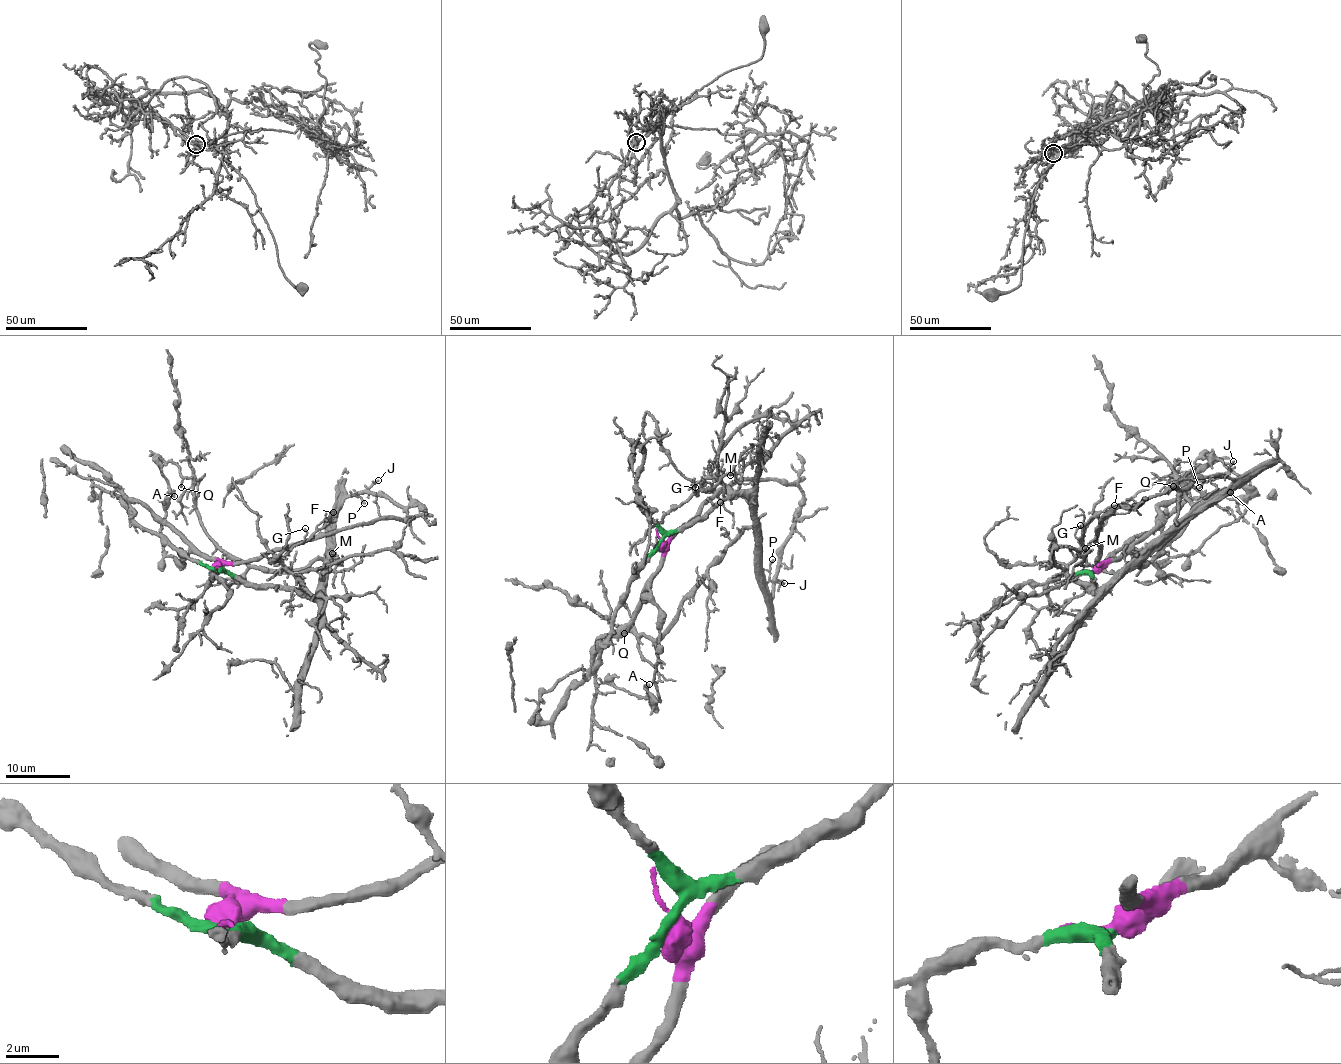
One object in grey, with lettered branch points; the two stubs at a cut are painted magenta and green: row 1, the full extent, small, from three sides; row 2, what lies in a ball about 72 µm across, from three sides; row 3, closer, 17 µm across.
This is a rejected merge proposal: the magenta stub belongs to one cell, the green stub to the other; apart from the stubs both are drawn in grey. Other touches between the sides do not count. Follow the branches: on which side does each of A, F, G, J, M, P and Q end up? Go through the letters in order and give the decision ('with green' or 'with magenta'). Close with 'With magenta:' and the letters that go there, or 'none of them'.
A: with magenta
F: with green
G: with green
J: with green
M: with green
P: with green
Q: with green
With magenta: A

